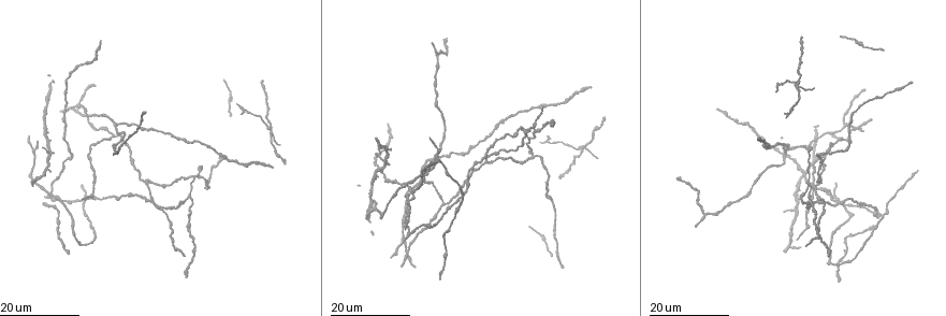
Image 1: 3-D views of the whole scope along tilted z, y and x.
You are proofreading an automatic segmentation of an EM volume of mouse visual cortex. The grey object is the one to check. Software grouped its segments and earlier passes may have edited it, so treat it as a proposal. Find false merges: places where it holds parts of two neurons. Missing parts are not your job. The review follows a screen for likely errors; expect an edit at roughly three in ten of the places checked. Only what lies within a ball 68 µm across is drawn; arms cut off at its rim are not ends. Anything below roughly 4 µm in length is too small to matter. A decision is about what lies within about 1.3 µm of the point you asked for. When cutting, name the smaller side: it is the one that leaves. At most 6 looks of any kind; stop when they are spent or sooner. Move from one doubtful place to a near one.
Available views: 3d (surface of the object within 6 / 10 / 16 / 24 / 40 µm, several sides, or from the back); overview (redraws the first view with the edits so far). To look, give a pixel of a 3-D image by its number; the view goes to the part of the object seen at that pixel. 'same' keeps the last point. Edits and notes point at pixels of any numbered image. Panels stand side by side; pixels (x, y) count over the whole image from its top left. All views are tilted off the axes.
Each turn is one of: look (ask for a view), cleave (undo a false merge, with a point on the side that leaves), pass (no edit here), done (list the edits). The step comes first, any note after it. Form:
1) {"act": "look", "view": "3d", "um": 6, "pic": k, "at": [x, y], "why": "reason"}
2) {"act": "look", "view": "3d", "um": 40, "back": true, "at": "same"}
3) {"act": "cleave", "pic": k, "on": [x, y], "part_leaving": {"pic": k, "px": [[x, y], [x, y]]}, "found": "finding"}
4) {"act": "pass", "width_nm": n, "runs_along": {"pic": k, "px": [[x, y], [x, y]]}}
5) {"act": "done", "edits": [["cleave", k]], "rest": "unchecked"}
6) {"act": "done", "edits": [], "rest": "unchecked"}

{"act": "look", "view": "3d", "um": 16, "pic": 1, "at": [486, 160], "why": "three arms meet"}

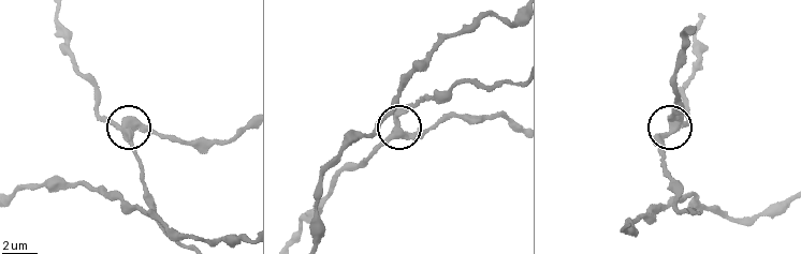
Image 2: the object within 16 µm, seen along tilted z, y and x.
{"act": "look", "view": "3d", "um": 6, "pic": 2, "at": [395, 128]}

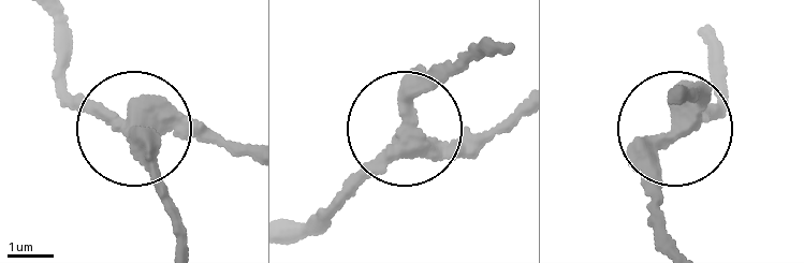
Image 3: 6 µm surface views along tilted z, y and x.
{"act": "pass", "side_arm_um": 75, "runs_along": {"pic": 3, "px": [[713, 71], [713, 106], [680, 126], [705, 89], [696, 88]]}, "found": "all the same neuron"}

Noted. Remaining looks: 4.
{"act": "look", "view": "3d", "um": 16, "pic": 1, "at": [579, 148], "why": "four or more arms meet"}

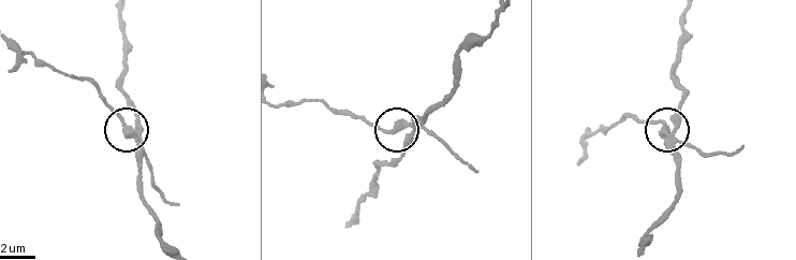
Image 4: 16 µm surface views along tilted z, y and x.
{"act": "look", "view": "3d", "um": 6, "pic": 4, "at": [401, 127]}

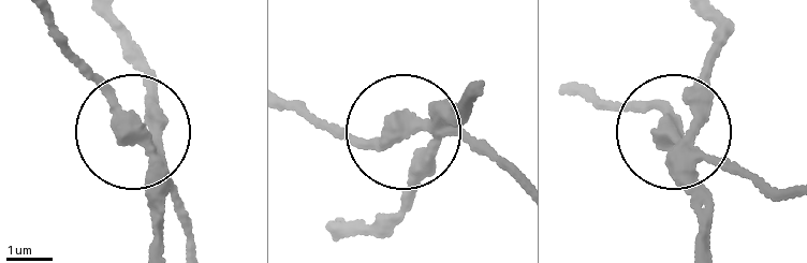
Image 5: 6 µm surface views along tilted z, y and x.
{"act": "cleave", "pic": 5, "on": [121, 114], "side_arm_um": 12, "part_leaving": {"pic": 5, "px": [[155, 161], [43, 16]]}, "found": "two neurons meet here"}

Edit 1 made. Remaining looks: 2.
{"act": "look", "view": "3d", "um": 24, "pic": 1, "at": [118, 124], "why": "three-way junction"}

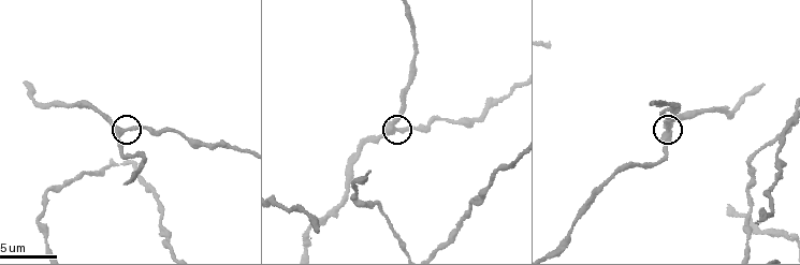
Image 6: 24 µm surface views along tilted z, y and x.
{"act": "look", "view": "3d", "um": 10, "pic": 6, "at": [123, 133], "why": "closer look"}

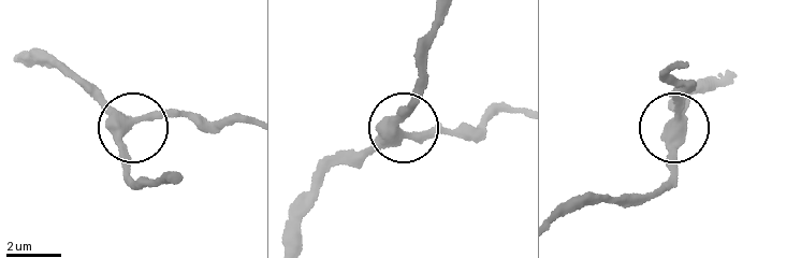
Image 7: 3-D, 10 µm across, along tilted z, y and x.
{"act": "pass", "arms": 3, "found": "continuous, no second neuron"}

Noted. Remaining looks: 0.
{"act": "done", "edits": [["cleave", 5]], "rest": "unchecked"}

